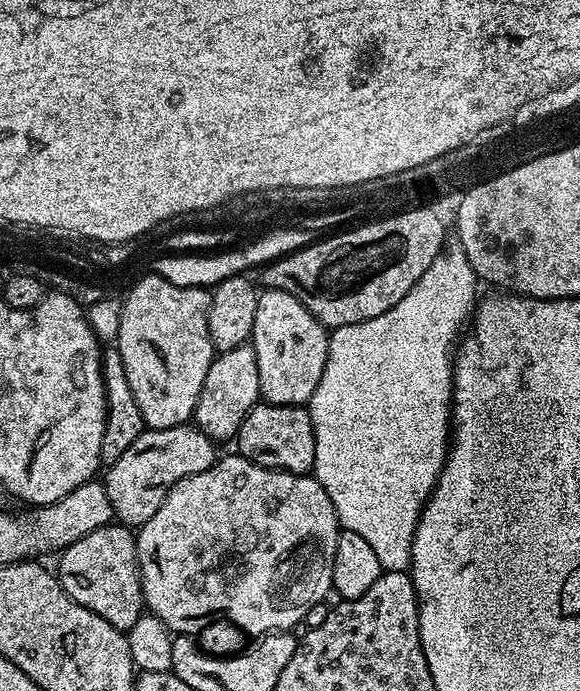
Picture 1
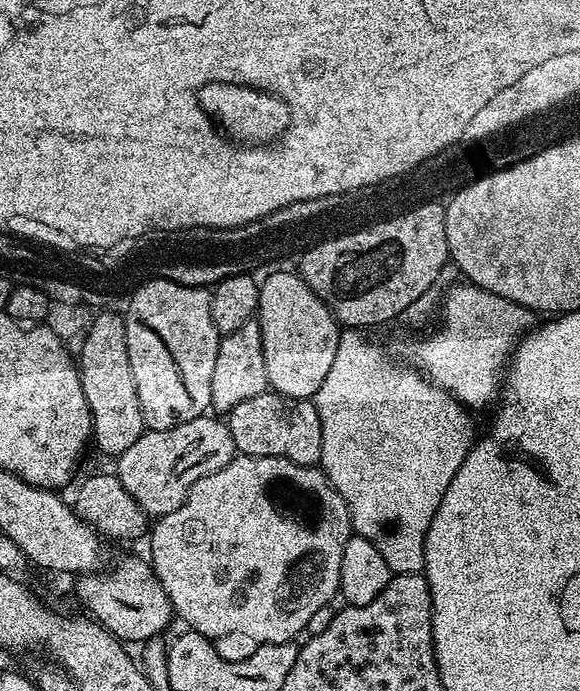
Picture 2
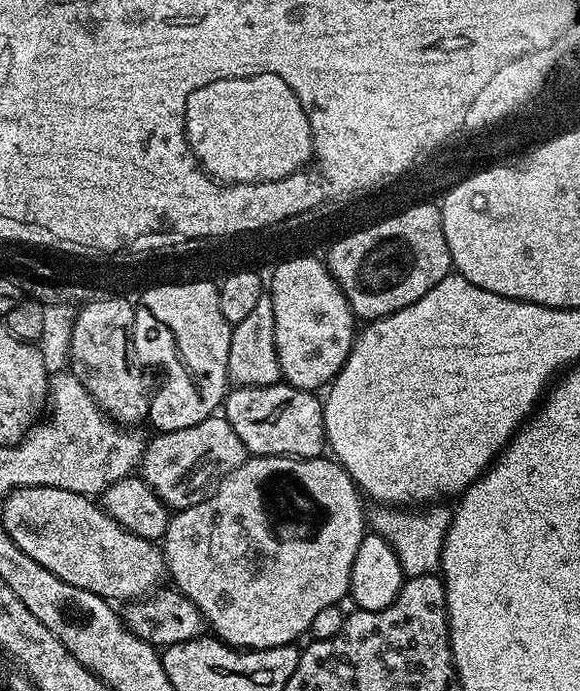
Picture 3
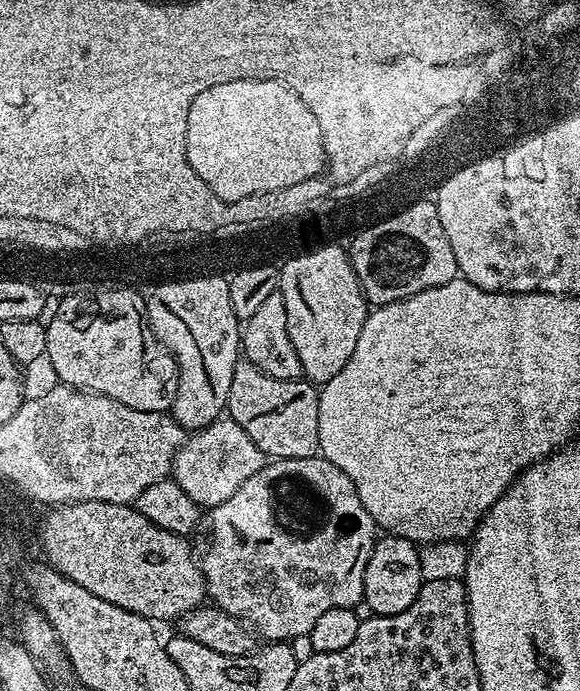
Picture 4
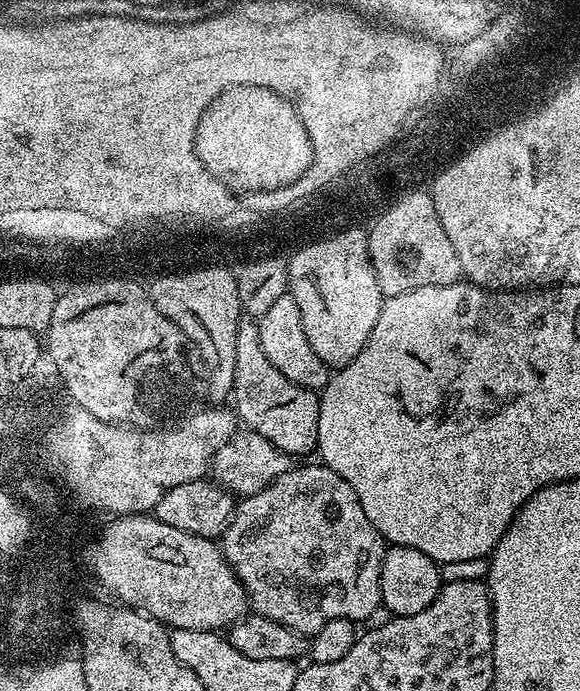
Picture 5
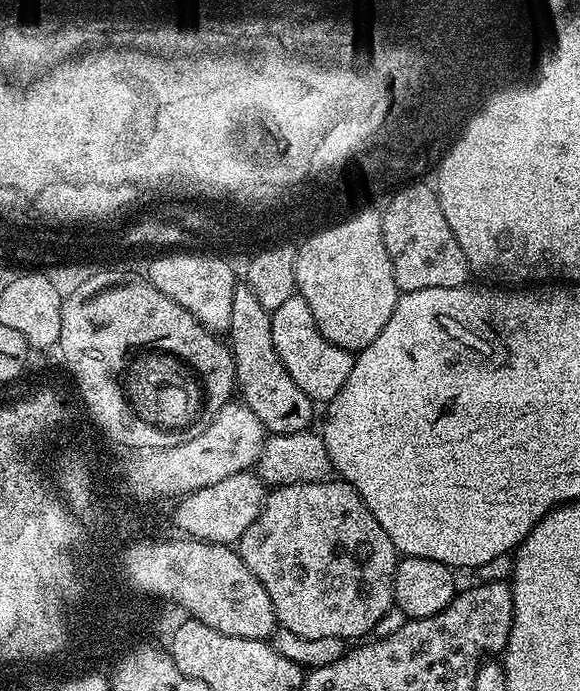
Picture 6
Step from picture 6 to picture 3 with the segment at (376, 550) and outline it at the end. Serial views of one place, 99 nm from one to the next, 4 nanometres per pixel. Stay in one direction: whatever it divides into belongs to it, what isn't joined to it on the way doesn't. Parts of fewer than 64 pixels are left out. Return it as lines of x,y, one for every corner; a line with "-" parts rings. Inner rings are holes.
249,455
245,459
242,466
238,466
230,475
225,476
219,484
215,485
214,491
205,496
202,502
198,502
194,506
189,508
179,509
169,519
168,525
166,526
166,534
162,537
162,551
164,556
164,561
167,564
167,575
172,578
175,591
181,592
186,598
190,598
190,602
194,602
194,606
198,606
198,610
204,616
207,625
213,633
219,639
223,640
225,644
229,646
235,646
240,650
255,650
257,648
277,648
283,644
291,644
293,642
299,641
299,636
307,633
311,626
311,623
317,613
330,606
331,604
337,605
344,596
348,595
348,587
350,586
350,566
354,566
354,554
358,554
358,546
362,546
362,538
366,535
366,512
364,516
364,504
365,501
362,499
362,493
359,488
357,488
356,483
350,478
350,474
347,470
343,468
334,458
325,458
324,456
315,456
314,458
306,458
301,460
294,456
253,456

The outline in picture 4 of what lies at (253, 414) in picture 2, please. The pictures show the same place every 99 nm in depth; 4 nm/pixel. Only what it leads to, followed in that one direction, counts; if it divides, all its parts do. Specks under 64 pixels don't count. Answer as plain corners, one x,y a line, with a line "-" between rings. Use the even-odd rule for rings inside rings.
241,359
230,382
227,415
262,450
265,457
278,460
310,458
320,451
318,442
318,402
320,394
317,385
307,378
283,380
274,378
248,360

